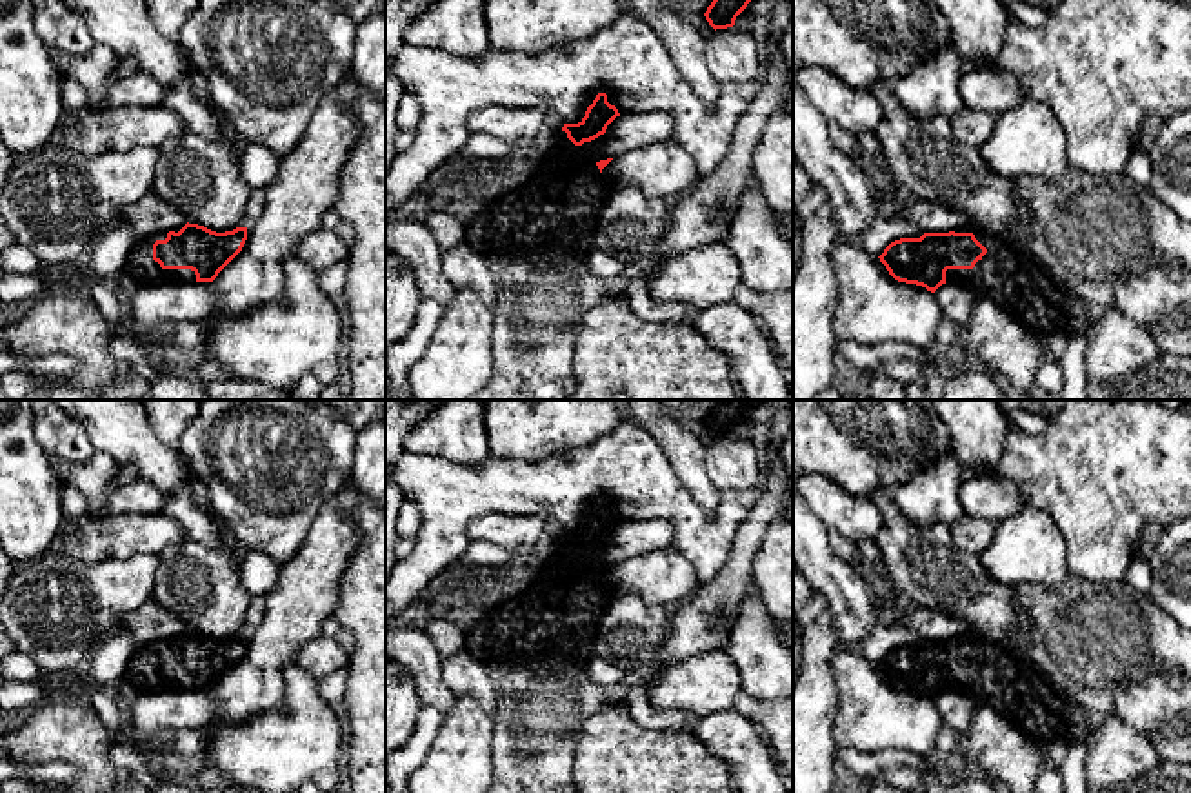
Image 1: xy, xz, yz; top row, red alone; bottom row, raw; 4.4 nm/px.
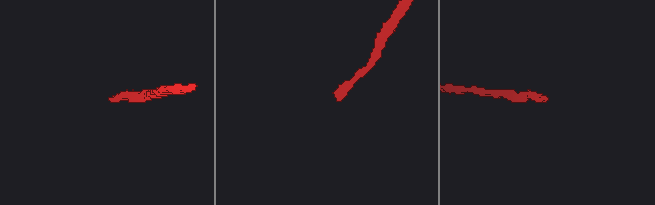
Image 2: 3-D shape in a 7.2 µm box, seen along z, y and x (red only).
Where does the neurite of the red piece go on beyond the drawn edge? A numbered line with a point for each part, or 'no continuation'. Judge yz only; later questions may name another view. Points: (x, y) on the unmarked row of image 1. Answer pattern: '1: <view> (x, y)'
1: yz (1015, 688)

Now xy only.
1: xy (140, 677)

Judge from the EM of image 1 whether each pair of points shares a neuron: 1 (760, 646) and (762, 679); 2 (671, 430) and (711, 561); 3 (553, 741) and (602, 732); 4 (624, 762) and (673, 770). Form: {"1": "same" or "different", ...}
{"1": "same", "2": "different", "3": "different", "4": "same"}

